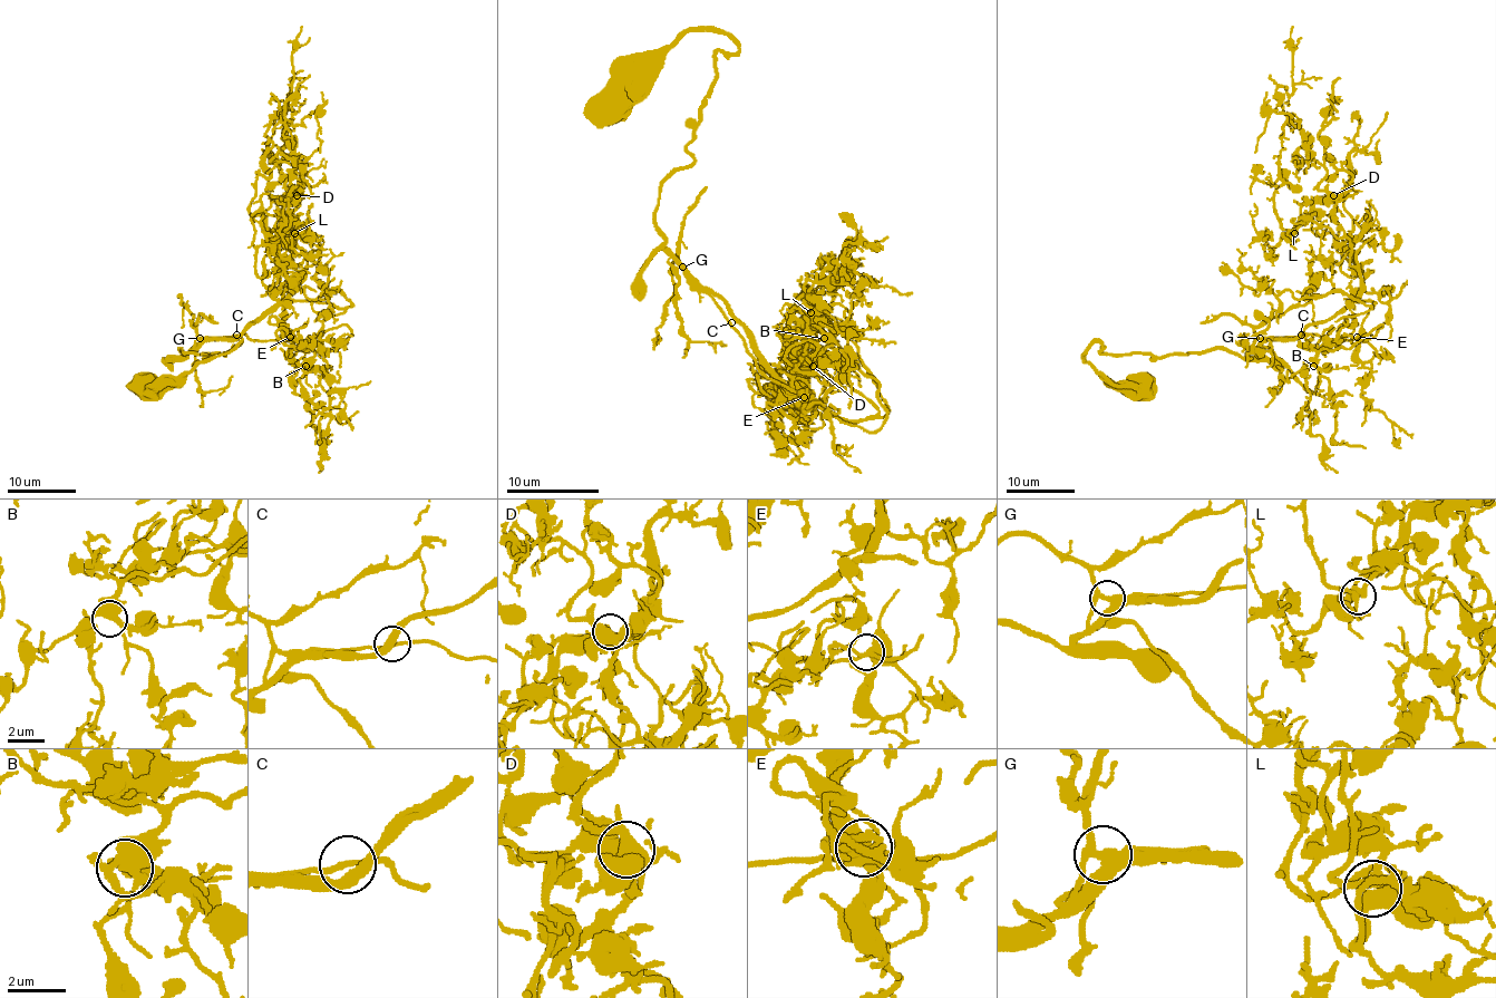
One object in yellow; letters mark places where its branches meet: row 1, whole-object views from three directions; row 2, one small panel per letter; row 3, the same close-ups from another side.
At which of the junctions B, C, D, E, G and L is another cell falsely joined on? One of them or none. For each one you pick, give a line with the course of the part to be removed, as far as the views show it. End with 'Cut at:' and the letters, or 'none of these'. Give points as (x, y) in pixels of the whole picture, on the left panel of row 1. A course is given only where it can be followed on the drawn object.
Cut at: none of these

